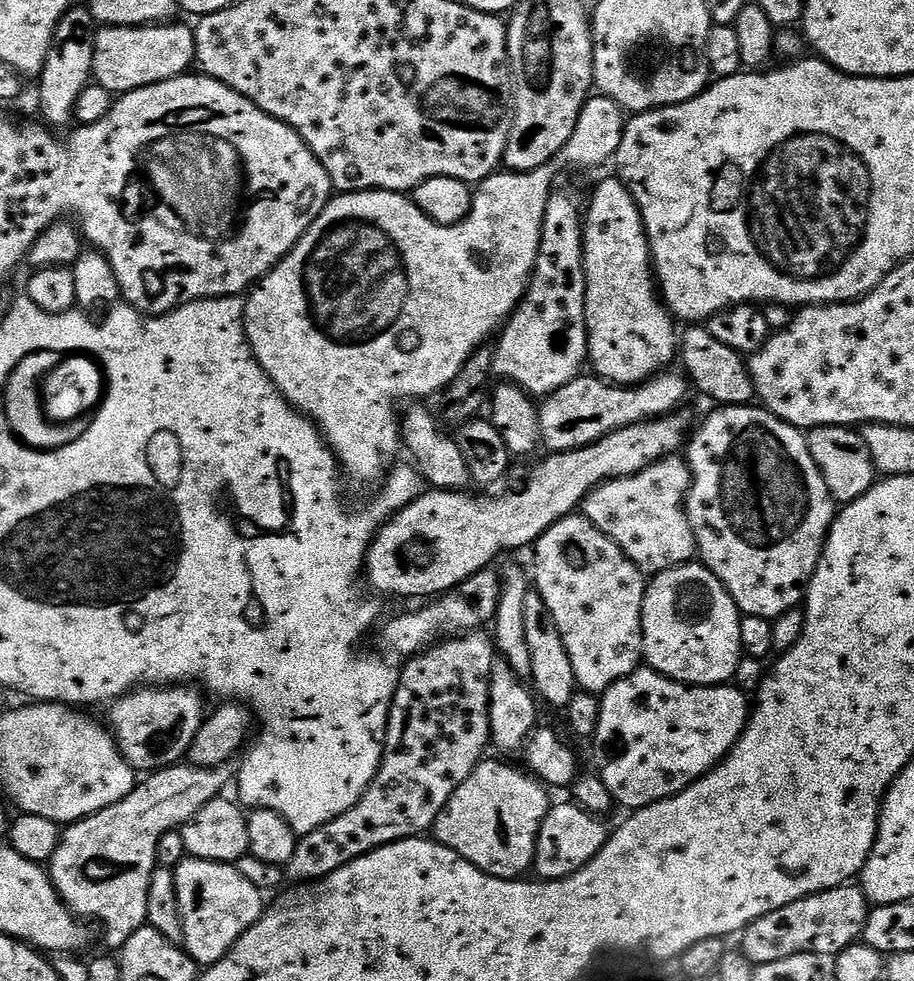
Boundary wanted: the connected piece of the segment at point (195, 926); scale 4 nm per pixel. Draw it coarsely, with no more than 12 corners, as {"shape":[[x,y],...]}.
{"shape":[[231,864],[174,871],[182,947],[217,964],[260,921],[265,897]]}

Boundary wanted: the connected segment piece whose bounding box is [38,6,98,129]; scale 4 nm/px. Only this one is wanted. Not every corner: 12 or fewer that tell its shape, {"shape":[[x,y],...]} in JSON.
{"shape":[[86,6],[70,46],[54,40],[38,77],[51,127],[75,119],[93,79],[98,25]]}

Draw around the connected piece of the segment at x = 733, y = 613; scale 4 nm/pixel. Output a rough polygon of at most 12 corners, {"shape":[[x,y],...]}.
{"shape":[[700,562],[651,577],[647,667],[724,686],[742,613]]}

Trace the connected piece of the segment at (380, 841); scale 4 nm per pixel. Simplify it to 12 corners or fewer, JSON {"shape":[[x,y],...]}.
{"shape":[[477,630],[405,663],[355,806],[297,841],[323,879],[435,824],[485,759],[498,663]]}

